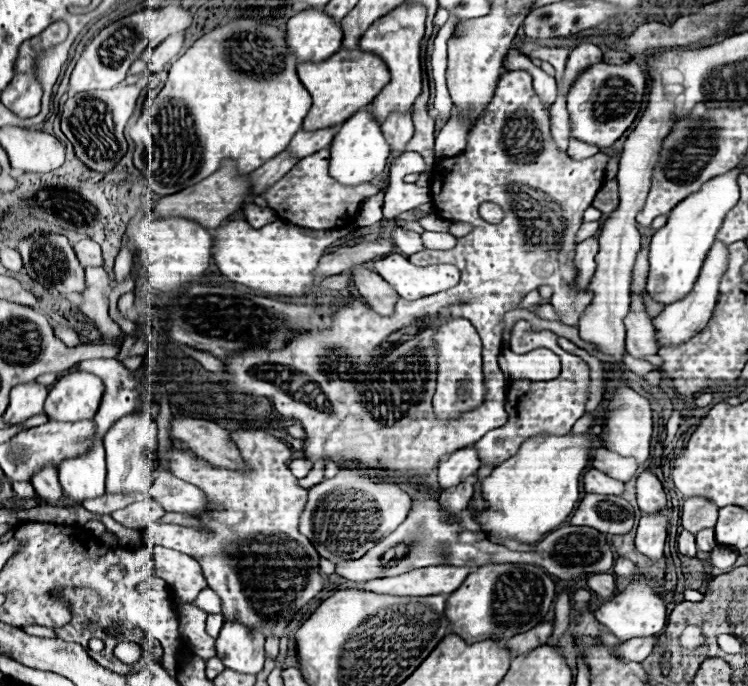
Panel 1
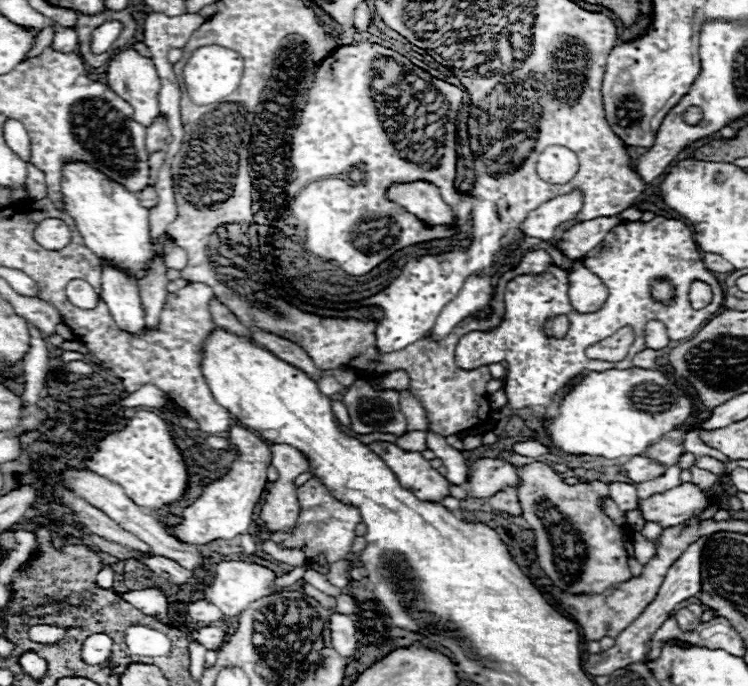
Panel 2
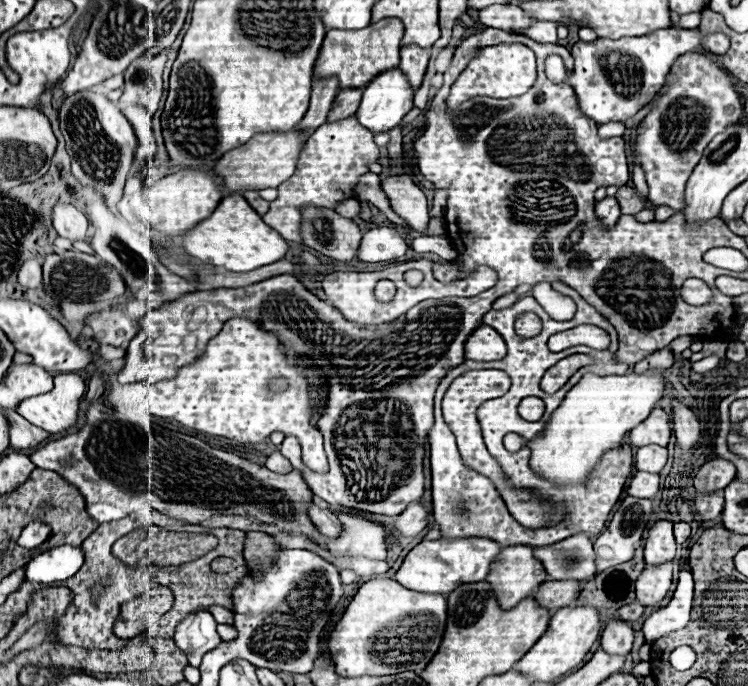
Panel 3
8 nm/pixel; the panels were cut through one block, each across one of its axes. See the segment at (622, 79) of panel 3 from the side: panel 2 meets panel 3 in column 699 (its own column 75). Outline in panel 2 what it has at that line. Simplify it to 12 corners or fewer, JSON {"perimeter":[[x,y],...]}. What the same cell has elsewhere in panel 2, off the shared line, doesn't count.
{"perimeter":[[54,26],[52,48],[74,52],[78,34],[72,28]]}

